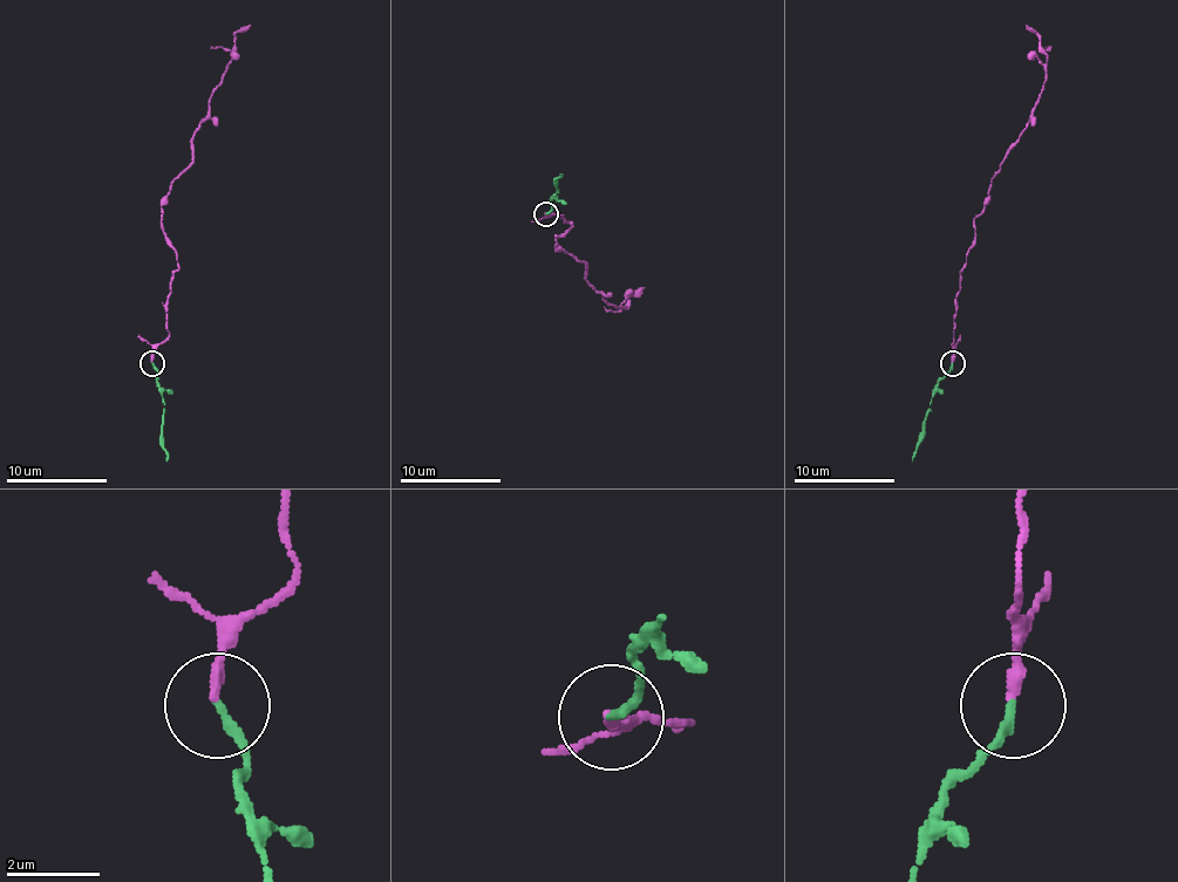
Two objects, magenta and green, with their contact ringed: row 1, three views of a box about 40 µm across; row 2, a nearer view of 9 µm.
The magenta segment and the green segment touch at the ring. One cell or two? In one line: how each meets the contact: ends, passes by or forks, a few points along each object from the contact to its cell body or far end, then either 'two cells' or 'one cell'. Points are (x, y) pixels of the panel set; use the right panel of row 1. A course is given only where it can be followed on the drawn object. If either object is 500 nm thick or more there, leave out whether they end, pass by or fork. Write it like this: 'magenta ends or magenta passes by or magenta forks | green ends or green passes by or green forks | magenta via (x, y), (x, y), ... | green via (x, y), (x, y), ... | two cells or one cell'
magenta ends | green ends | magenta via (952, 363), (957, 295), (974, 240), (974, 225), (1044, 84), (1044, 65), (1037, 57), (1040, 38), (1027, 25) | green via (952, 363), (930, 405), (924, 438), (912, 460) | one cell

